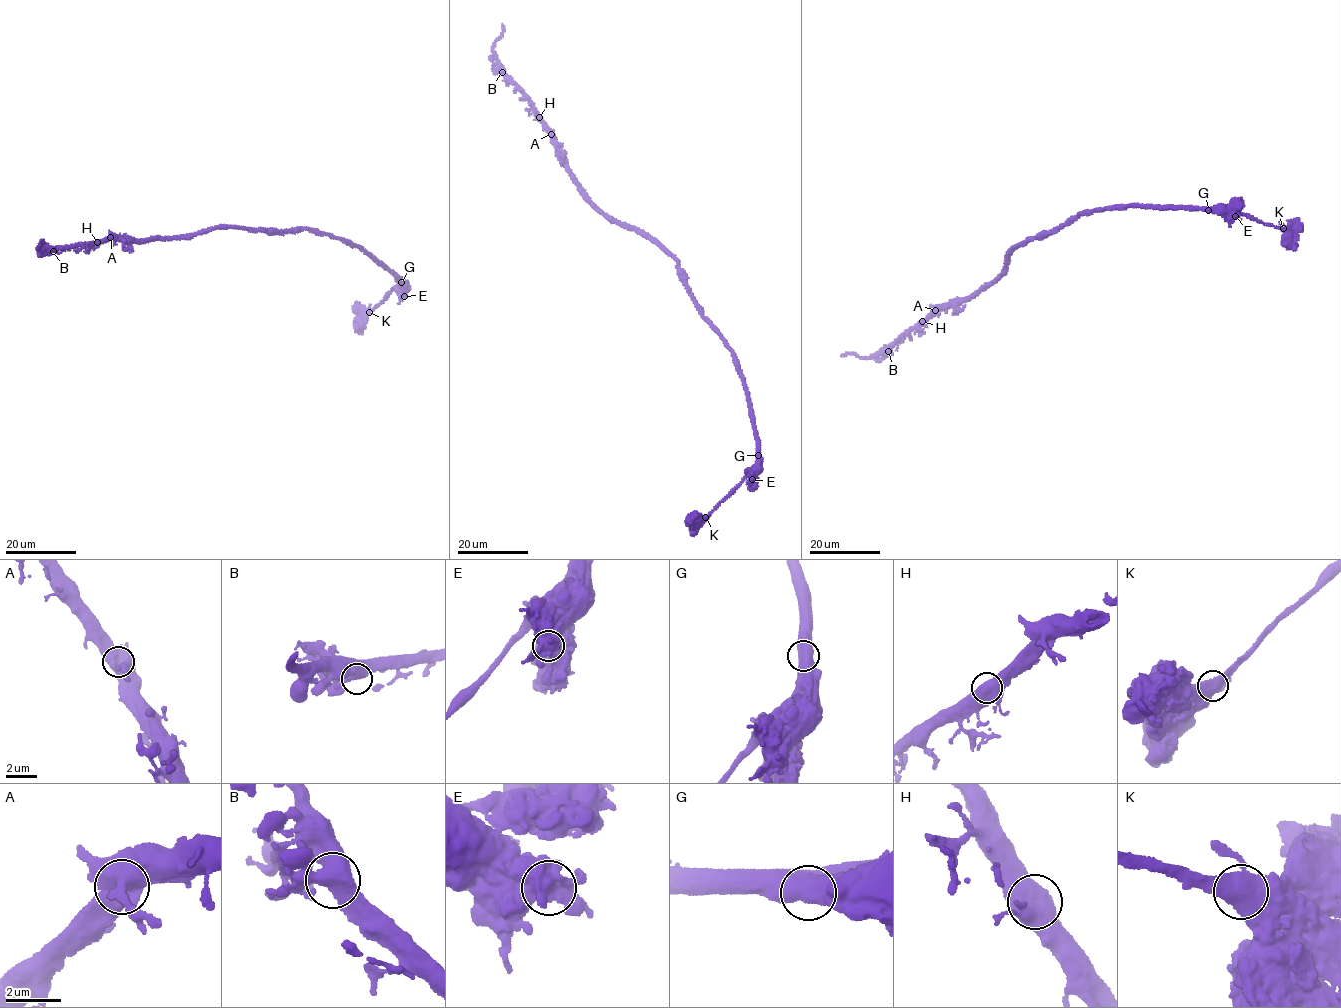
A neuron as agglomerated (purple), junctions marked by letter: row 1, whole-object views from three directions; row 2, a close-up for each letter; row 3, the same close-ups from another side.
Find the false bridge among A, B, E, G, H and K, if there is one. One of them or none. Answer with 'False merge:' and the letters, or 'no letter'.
False merge: A

